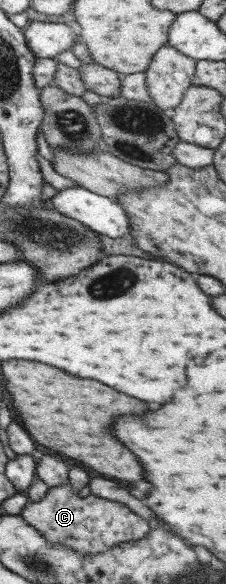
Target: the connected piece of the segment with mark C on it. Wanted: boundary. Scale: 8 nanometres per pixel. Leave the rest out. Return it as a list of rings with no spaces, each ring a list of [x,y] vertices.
[[[69,481],[48,488],[39,501],[26,501],[18,515],[49,543],[63,543],[81,555],[97,555],[120,543],[143,539],[147,533],[147,523],[128,507],[91,494],[81,498]]]

